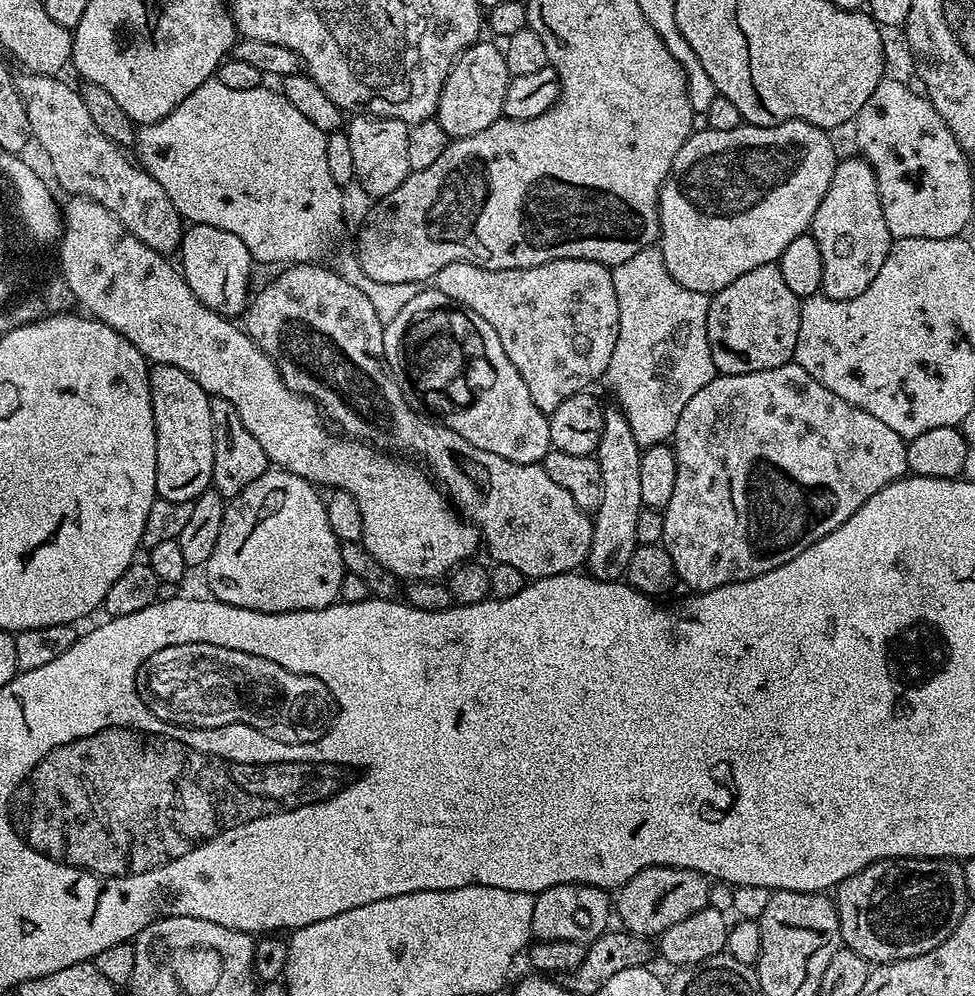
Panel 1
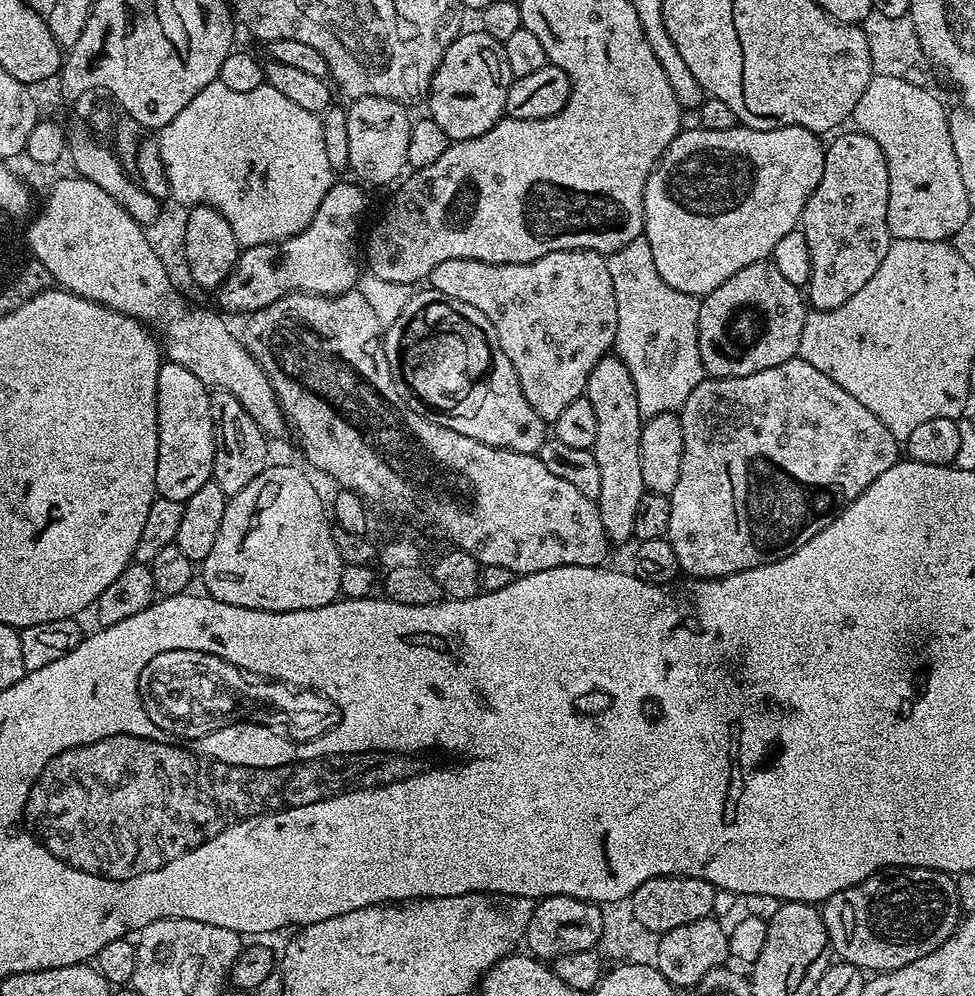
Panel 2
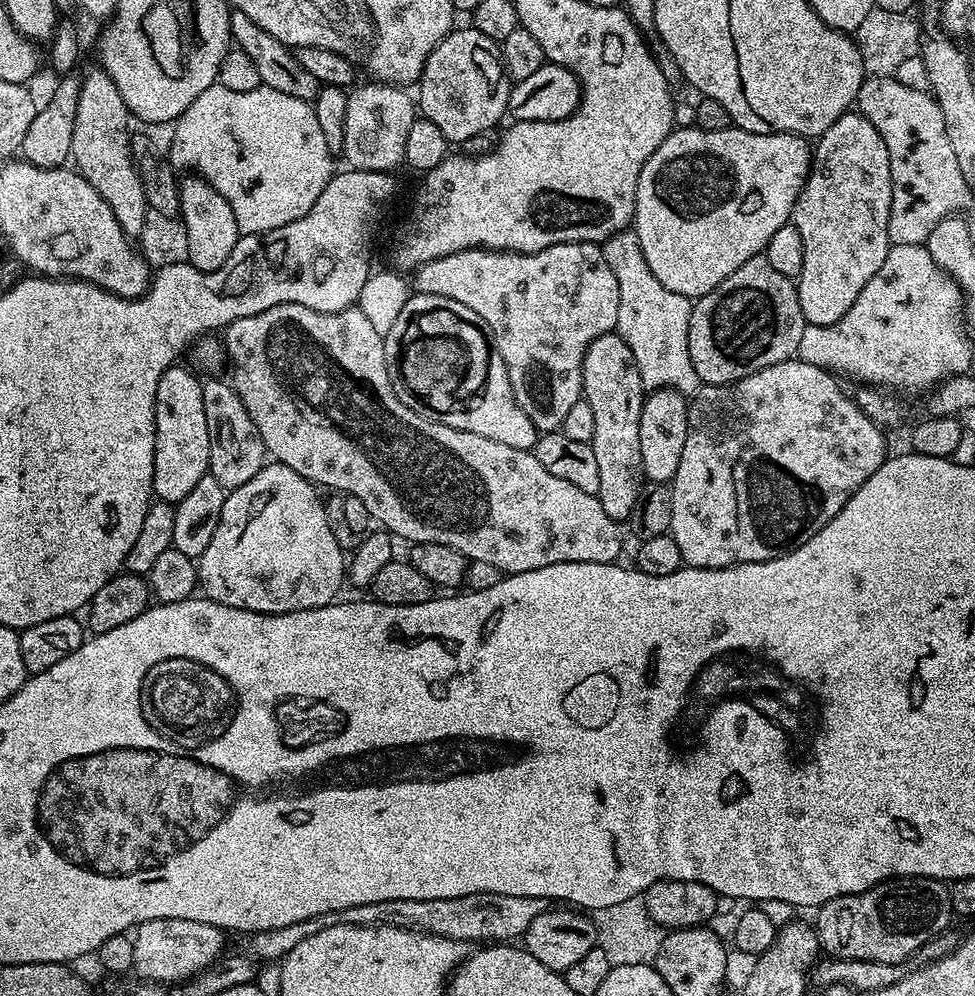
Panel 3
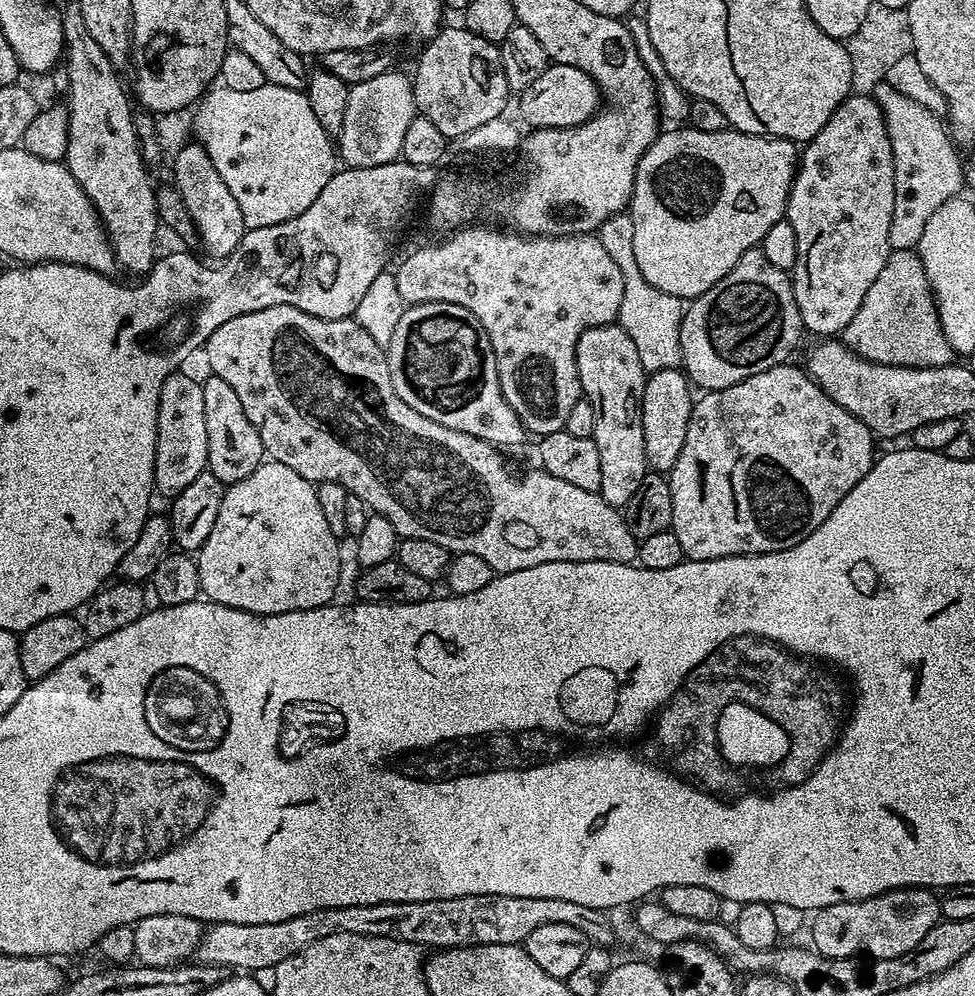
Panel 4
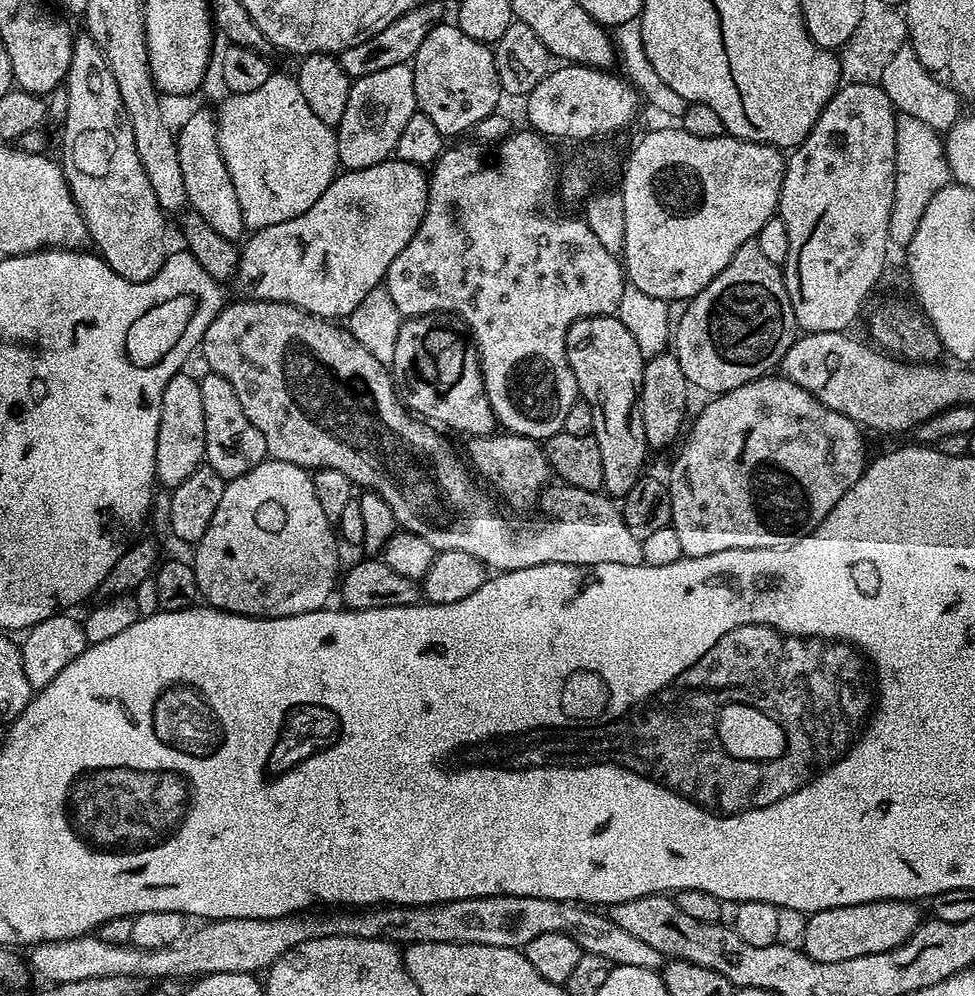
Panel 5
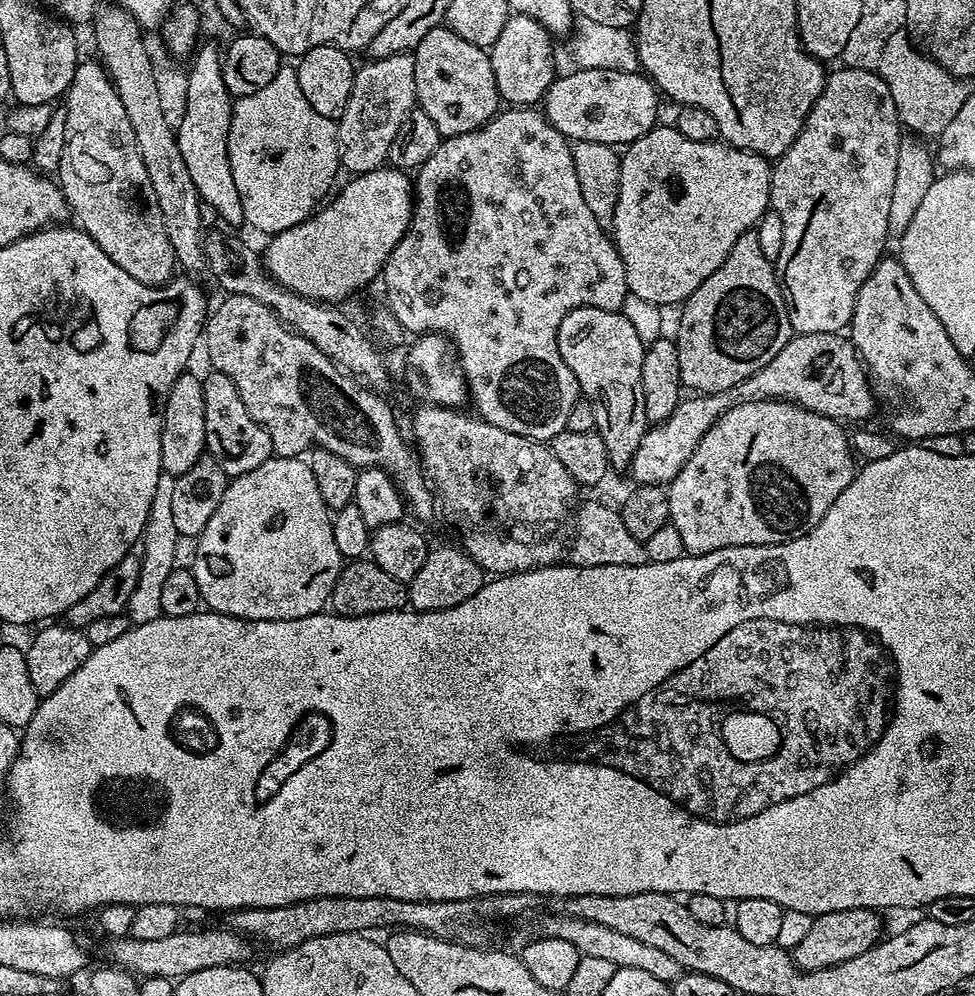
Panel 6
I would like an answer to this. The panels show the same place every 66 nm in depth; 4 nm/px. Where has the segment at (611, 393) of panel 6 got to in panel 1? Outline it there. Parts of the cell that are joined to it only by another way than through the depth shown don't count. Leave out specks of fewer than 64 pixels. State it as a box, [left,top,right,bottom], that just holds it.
[586,407,642,580]

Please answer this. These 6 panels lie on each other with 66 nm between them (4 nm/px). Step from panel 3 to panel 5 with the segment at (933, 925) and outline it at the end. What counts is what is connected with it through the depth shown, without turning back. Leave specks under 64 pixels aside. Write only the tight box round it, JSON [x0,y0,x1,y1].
[802,900,922,962]

